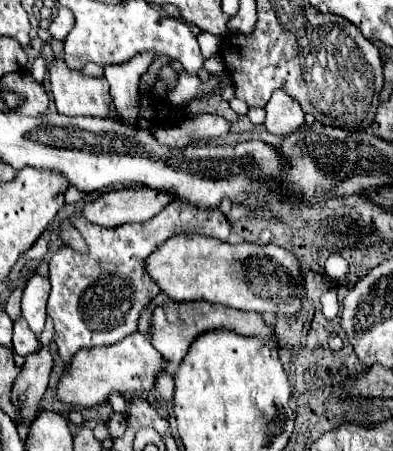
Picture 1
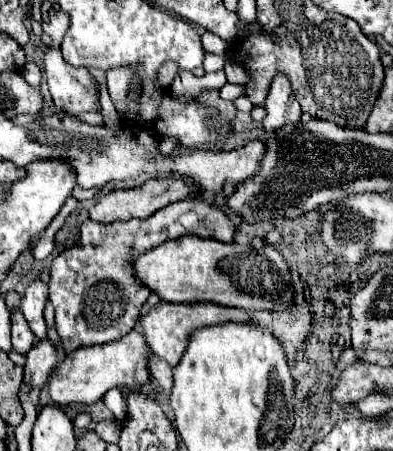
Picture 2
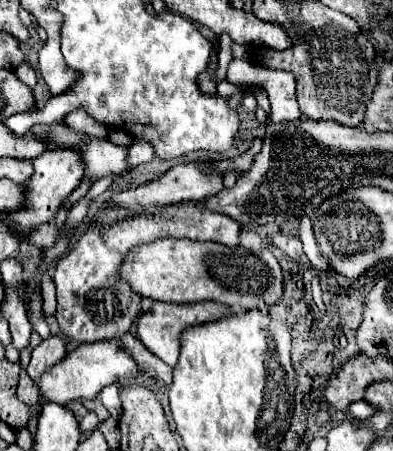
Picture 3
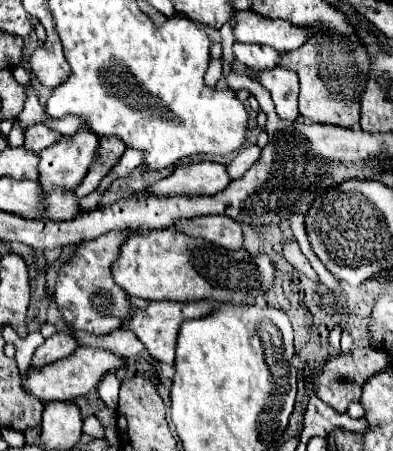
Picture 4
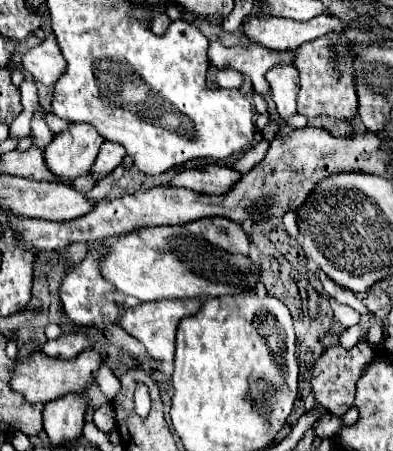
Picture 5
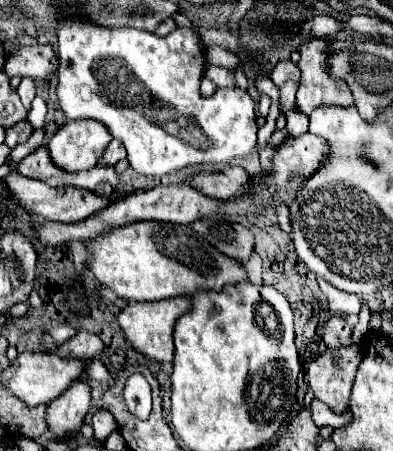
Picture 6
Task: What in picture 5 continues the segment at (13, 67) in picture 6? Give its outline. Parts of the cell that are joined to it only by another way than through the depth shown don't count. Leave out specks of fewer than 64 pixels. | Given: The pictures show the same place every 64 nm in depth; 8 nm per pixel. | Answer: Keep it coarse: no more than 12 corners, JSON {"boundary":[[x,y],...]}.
{"boundary":[[54,36],[28,50],[24,70],[44,86],[66,72]]}

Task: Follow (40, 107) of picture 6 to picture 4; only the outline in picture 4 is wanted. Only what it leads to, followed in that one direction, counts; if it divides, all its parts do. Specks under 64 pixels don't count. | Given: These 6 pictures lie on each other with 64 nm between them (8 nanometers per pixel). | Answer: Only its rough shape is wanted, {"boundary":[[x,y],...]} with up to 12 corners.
{"boundary":[[46,124],[26,130],[22,148],[38,154],[62,134]]}

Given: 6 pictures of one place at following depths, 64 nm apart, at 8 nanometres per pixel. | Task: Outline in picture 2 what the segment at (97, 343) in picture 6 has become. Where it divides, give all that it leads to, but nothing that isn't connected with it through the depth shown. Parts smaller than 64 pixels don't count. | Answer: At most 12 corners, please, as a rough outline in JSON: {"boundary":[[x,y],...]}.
{"boundary":[[40,340],[26,354],[24,386],[48,382],[58,364],[50,340]]}

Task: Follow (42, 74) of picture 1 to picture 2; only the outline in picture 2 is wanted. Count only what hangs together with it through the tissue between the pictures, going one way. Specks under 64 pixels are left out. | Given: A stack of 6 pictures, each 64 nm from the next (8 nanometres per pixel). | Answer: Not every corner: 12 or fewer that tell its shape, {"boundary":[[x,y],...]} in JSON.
{"boundary":[[28,62],[22,76],[28,84],[40,86],[42,72],[36,62]]}

